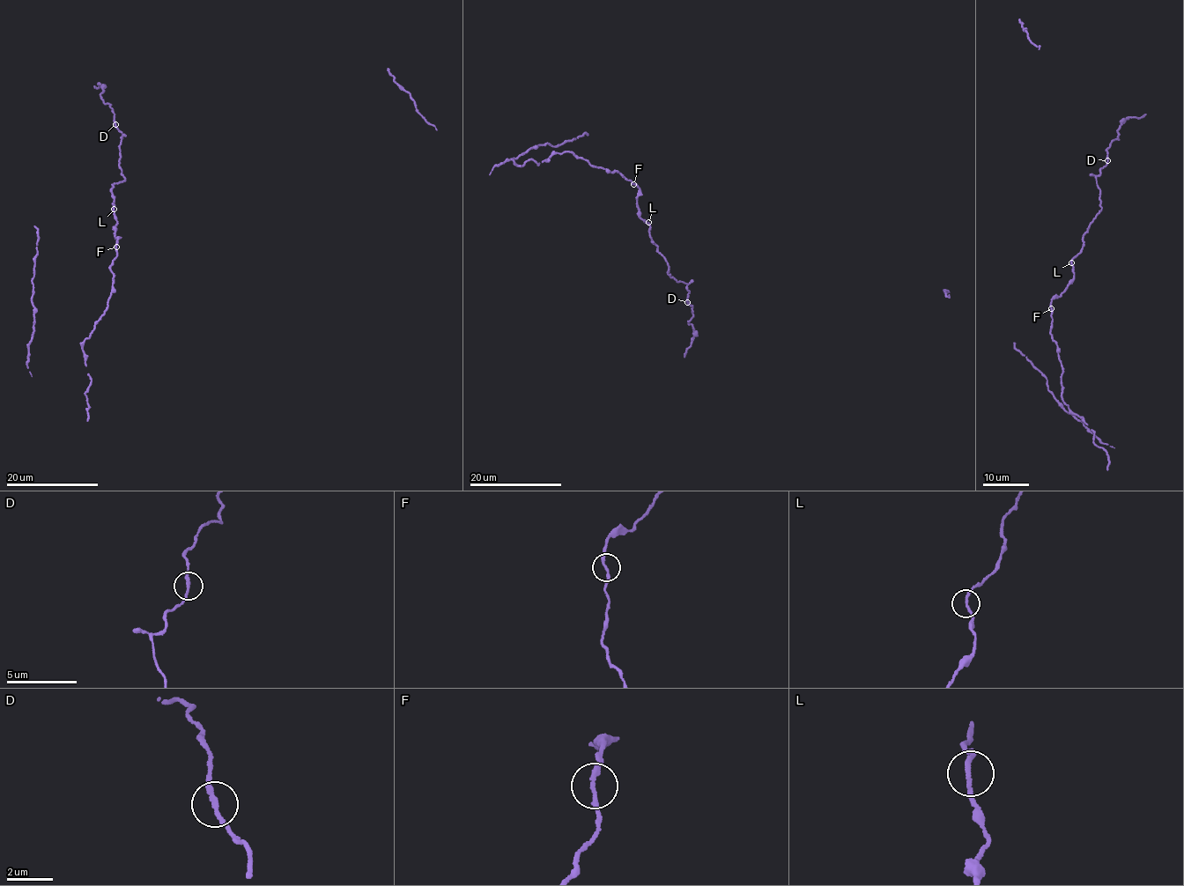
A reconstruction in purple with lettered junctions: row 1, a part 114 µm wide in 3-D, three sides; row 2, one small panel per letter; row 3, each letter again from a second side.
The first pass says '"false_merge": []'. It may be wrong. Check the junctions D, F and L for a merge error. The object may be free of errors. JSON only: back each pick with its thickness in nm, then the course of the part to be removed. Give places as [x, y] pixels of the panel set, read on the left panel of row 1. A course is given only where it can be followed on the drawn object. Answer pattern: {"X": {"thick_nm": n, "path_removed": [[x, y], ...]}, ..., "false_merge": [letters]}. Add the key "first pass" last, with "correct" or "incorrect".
{"false_merge": [], "first pass": "correct"}

